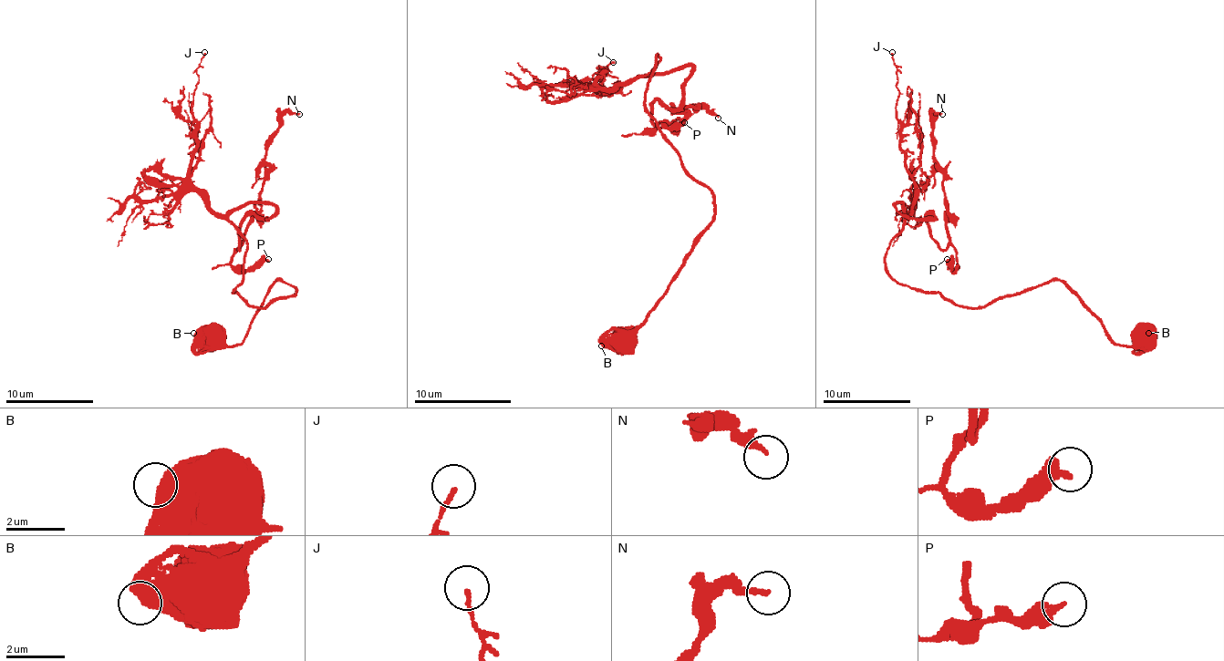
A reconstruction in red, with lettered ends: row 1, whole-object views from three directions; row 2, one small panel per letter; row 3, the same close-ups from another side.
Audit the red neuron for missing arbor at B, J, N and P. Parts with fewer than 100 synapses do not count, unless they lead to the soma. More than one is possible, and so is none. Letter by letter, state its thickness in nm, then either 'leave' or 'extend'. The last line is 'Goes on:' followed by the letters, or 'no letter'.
B: 700 nm thick; leave
J: 120 nm thick; leave
N: 170 nm thick; leave
P: 380 nm thick; leave
Goes on: no letter

